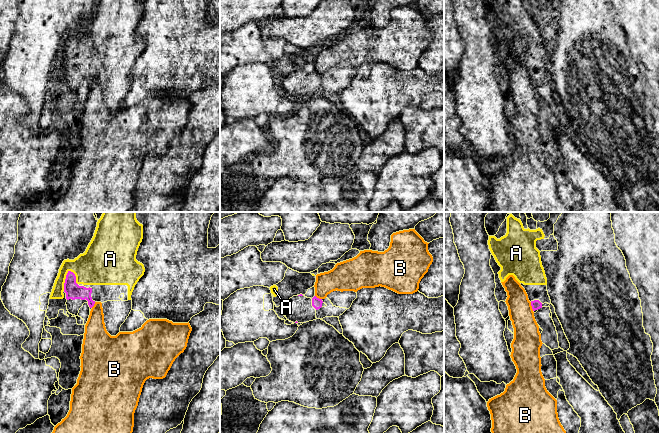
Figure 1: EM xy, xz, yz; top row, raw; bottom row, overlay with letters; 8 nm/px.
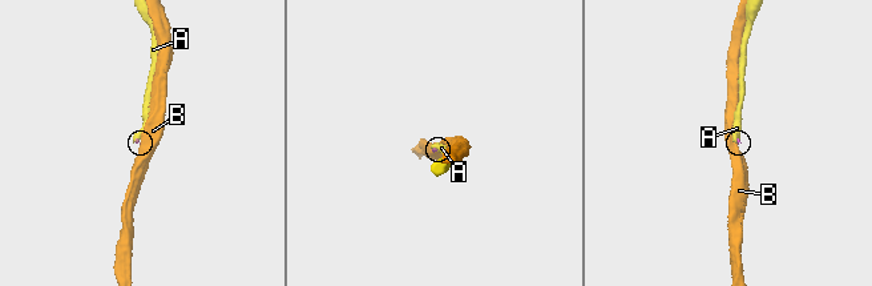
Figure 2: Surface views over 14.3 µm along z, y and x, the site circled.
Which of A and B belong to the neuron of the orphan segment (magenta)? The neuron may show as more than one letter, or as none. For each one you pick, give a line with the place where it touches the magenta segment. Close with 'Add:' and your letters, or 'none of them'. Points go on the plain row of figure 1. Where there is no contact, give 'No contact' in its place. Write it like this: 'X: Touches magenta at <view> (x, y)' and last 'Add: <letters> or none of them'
A: Touches magenta at xy (65, 56)
Add: A

